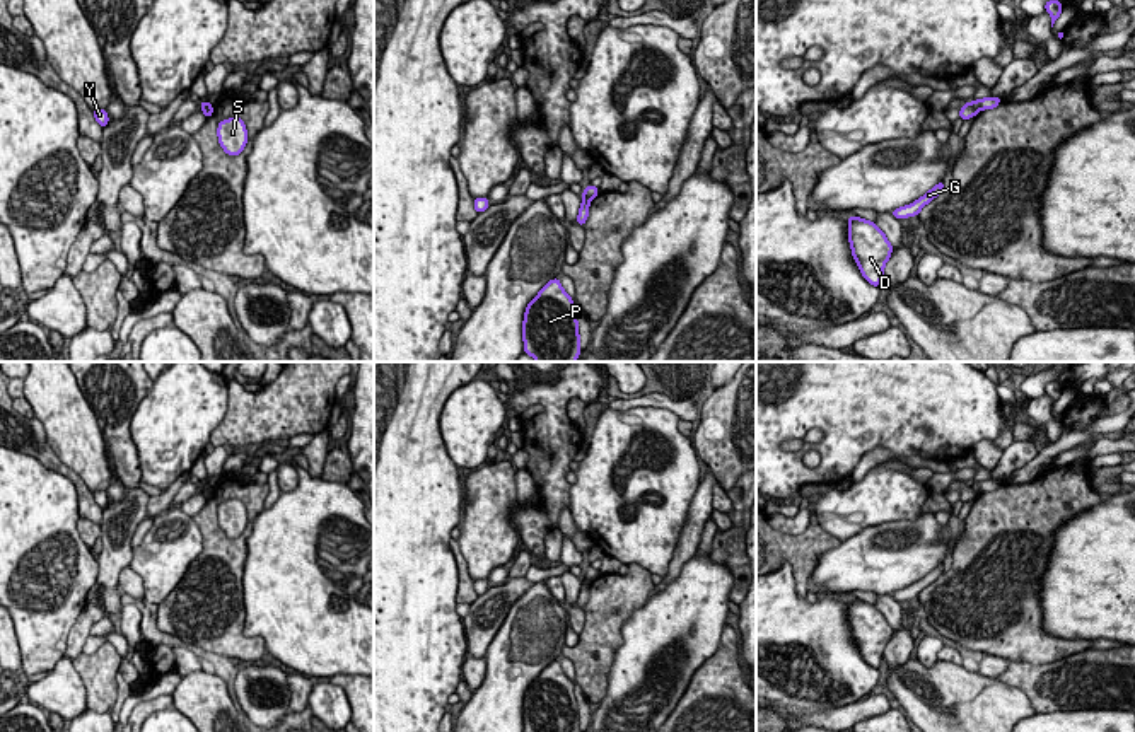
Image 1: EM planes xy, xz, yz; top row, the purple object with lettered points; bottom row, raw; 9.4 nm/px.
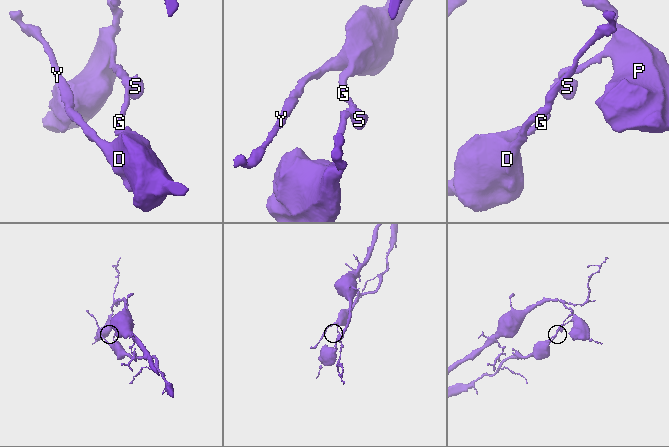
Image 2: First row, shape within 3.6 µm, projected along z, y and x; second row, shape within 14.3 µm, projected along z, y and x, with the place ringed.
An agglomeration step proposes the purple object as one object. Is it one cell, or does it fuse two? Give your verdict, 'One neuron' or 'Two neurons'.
Two neurons

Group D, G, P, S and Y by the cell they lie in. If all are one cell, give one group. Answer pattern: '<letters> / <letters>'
D G S Y / P

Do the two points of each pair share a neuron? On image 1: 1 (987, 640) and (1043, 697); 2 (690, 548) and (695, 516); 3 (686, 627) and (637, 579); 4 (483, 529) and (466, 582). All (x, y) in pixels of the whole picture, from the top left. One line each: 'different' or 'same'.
1: different
2: same
3: different
4: different

